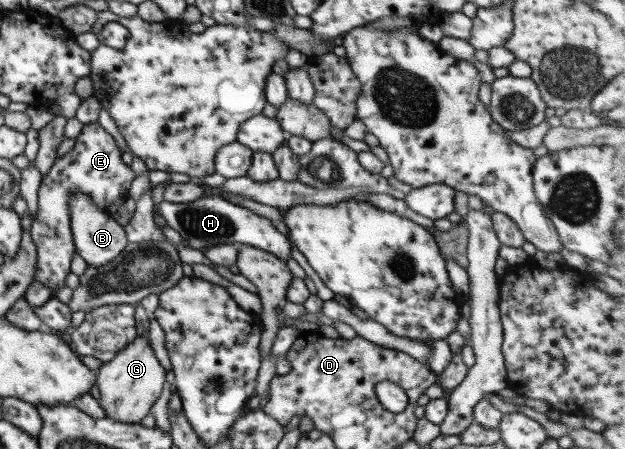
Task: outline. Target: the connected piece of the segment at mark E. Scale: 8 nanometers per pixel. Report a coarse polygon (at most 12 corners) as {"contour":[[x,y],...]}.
{"contour":[[96,120],[57,157],[38,190],[30,230],[33,279],[53,296],[76,250],[68,198],[105,211],[136,173]]}

